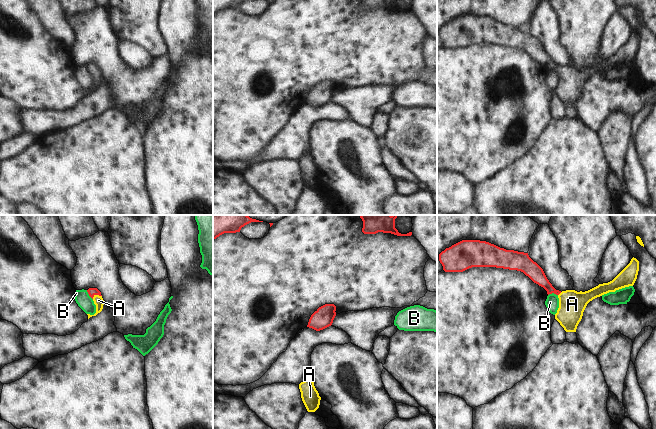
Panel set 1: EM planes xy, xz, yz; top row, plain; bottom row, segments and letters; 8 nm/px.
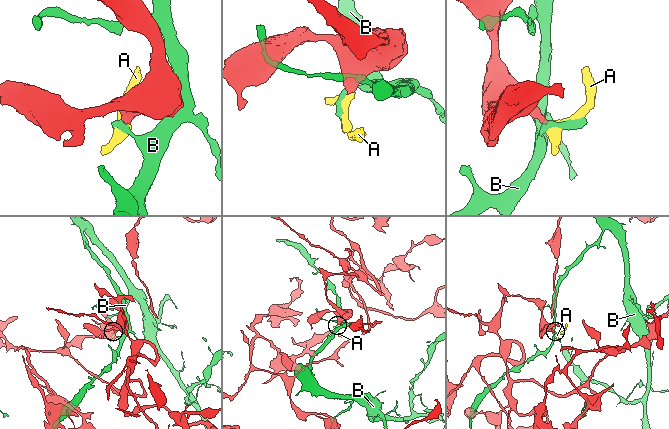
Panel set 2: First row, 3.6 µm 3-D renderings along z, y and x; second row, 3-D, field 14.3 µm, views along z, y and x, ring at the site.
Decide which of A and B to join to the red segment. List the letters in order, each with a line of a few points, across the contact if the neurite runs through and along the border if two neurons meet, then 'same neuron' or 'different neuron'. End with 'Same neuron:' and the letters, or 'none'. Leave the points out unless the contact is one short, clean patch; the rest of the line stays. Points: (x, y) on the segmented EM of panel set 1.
A: line xy (91, 291), (96, 294), (98, 300); same neuron
B: different neuron
Same neuron: A

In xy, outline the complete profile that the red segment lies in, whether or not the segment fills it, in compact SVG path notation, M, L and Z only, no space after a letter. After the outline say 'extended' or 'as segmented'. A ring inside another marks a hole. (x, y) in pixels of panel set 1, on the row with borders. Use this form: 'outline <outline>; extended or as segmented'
outline M89 288L87 290L89 296L93 299L94 304L96 305L96 313L94 315L88 315L88 319L92 316L96 316L103 309L104 300L102 298L101 292L97 288Z; extended

